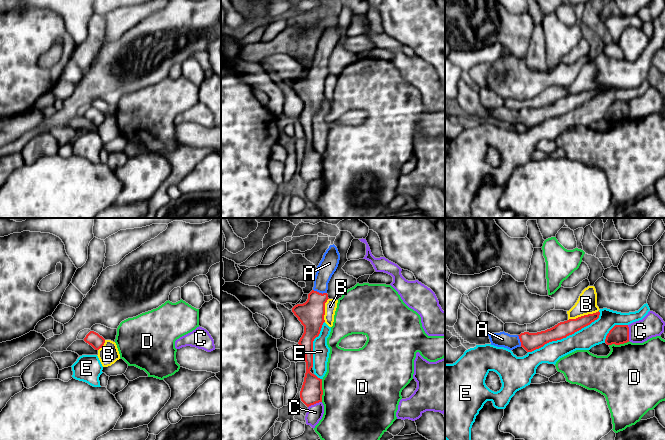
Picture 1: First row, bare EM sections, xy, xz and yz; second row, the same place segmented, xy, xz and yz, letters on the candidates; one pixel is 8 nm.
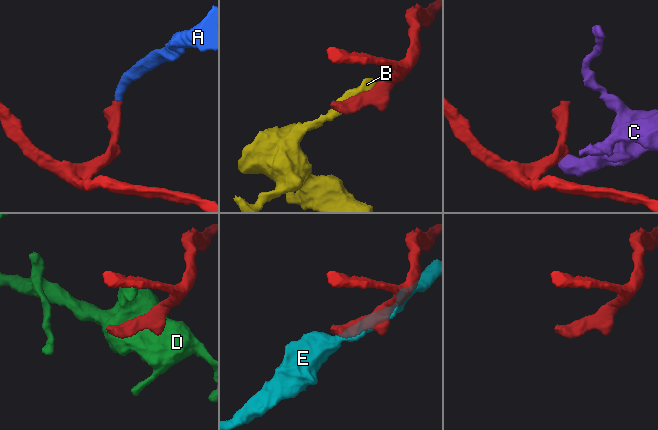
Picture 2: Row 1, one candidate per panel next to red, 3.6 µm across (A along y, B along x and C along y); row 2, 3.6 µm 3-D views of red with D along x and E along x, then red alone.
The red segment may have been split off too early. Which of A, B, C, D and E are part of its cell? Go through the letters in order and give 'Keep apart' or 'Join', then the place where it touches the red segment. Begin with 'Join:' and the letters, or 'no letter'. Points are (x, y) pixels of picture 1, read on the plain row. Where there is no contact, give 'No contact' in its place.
Join: A
A: Join. Touches red at xz (320, 69)
B: Keep apart. Touches red at yz (584, 91)
C: Keep apart. Touches red at yz (628, 109)
D: Keep apart. Touches red at xz (322, 166)
E: Keep apart. Touches red at yz (565, 113)

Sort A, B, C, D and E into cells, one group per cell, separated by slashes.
A / B / C / D / E

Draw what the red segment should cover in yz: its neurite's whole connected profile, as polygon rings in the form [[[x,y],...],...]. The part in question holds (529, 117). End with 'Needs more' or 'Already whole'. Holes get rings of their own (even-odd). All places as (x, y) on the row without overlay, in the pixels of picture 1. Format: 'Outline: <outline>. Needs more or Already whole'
Outline: [[[600,88],[584,91],[576,95],[569,95],[560,98],[554,103],[537,109],[524,108],[520,111],[510,111],[508,109],[486,109],[489,112],[491,121],[504,123],[513,126],[517,123],[523,123],[527,128],[532,128],[543,123],[545,120],[561,116],[582,104],[590,101],[599,94]]]. Needs more

